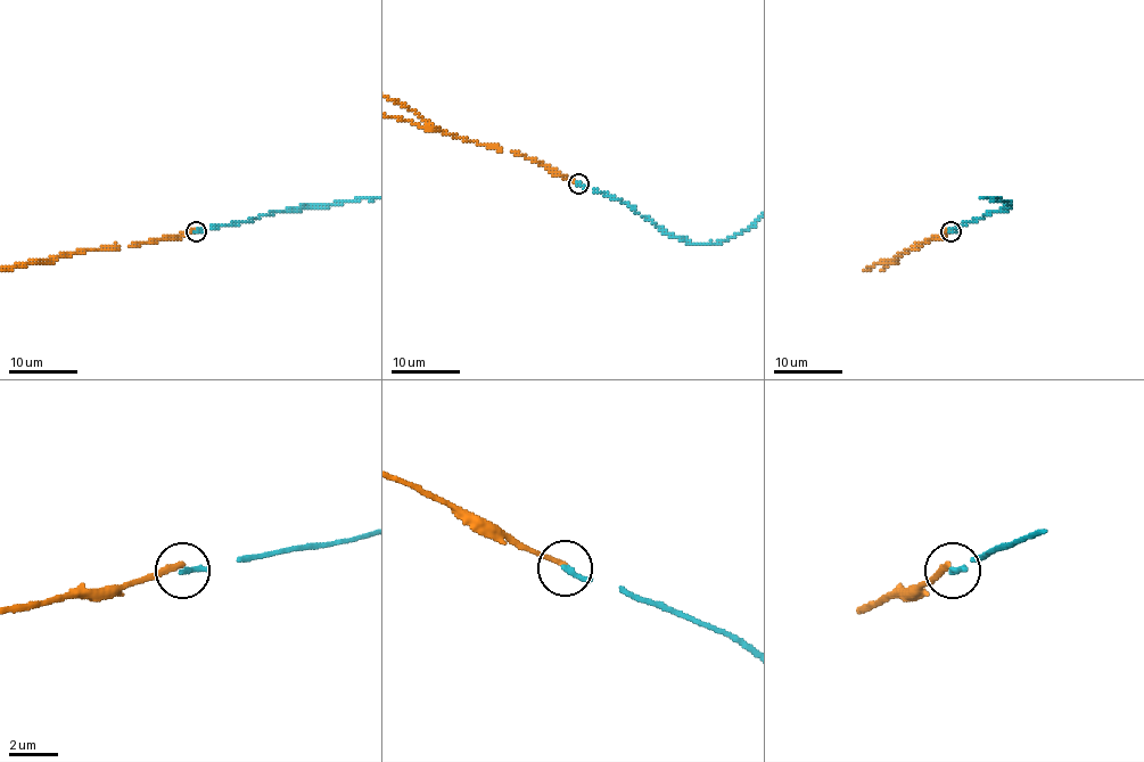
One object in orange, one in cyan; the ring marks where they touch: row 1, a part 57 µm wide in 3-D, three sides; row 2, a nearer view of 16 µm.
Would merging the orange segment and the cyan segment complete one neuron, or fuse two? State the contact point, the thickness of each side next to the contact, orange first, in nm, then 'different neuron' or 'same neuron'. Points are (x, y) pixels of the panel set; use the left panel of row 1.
at (196, 231); 200 nm thick on the orange side, 220 nm on the other; different neuron

